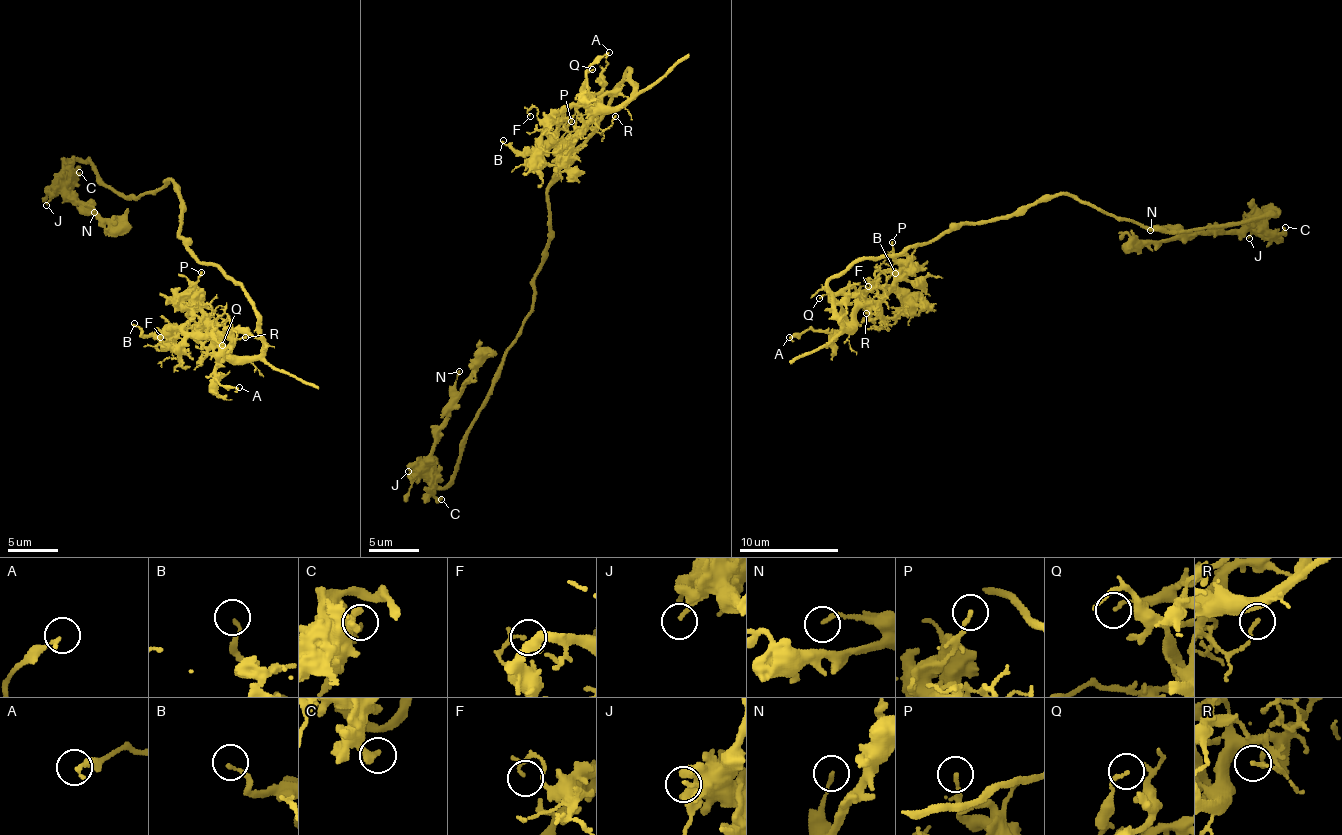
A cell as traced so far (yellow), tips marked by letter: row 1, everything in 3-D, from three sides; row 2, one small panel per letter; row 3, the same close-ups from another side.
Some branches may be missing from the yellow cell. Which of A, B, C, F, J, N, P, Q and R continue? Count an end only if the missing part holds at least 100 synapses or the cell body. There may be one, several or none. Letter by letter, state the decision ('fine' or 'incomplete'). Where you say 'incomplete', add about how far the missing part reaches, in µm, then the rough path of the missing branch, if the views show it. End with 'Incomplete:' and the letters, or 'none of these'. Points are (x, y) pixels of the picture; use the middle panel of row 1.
A: fine
B: fine
C: fine
F: fine
J: fine
N: fine
P: fine
Q: fine
R: fine
Incomplete: none of these

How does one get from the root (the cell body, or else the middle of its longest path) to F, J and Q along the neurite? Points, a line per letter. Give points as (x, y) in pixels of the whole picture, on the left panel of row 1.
F: (174, 184), (177, 238), (240, 286), (257, 333), (190, 334), (168, 349), (160, 337)
J: (174, 184), (167, 179), (129, 200), (105, 185), (96, 167), (76, 160), (46, 205)
Q: (174, 184), (177, 238), (238, 283), (257, 316), (255, 335), (225, 328), (213, 337), (208, 329), (222, 345)

